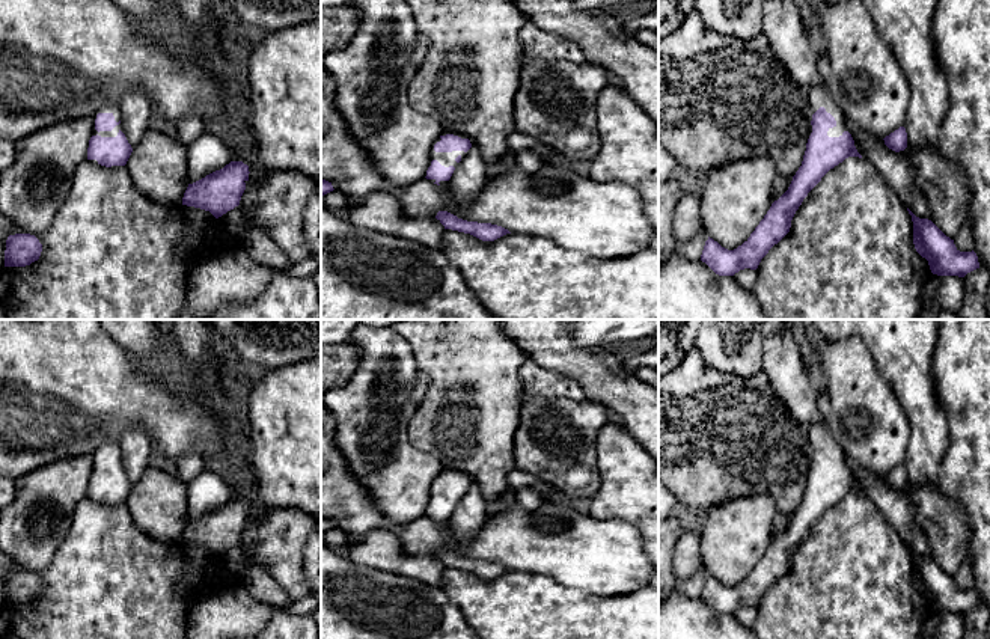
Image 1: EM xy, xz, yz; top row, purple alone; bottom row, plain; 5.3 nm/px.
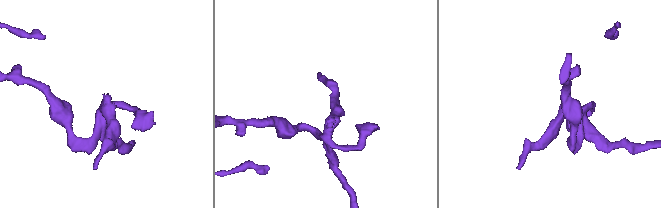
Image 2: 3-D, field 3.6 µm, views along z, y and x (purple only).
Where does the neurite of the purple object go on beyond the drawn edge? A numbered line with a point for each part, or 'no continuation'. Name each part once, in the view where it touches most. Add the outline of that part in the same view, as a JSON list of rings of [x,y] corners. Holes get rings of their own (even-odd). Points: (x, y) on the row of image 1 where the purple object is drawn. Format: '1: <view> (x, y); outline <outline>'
no continuation

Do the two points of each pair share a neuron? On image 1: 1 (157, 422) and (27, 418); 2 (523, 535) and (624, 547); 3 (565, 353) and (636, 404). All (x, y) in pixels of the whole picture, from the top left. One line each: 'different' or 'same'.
1: same
2: same
3: same

